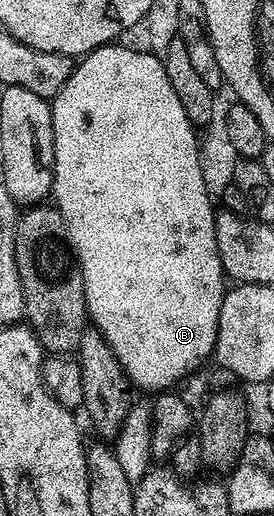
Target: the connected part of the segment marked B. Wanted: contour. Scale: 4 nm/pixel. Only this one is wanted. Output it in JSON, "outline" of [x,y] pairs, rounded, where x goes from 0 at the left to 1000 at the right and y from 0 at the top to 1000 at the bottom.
{"outline":[[[445,83],[372,87],[365,93],[310,105],[310,109],[274,124],[270,143],[234,161],[234,169],[223,176],[190,190],[190,209],[182,215],[190,223],[190,246],[197,248],[197,364],[190,368],[190,390],[204,403],[226,413],[226,422],[241,434],[241,457],[255,463],[255,479],[270,484],[285,519],[299,523],[299,547],[307,548],[307,572],[314,574],[314,603],[339,636],[361,638],[372,645],[372,655],[409,672],[423,696],[442,703],[445,715],[460,721],[464,734],[493,756],[562,754],[558,758],[620,758],[653,742],[672,740],[693,725],[704,725],[712,717],[726,713],[719,707],[730,705],[748,692],[763,694],[770,686],[777,686],[781,667],[788,665],[803,595],[810,593],[810,572],[818,566],[818,550],[810,552],[810,545],[818,547],[818,531],[810,527],[810,512],[803,510],[803,494],[788,486],[788,448],[781,446],[788,397],[781,399],[777,393],[766,391],[766,388],[774,388],[774,376],[752,366],[745,339],[734,337],[734,300],[726,297],[730,266],[708,260],[719,258],[712,244],[697,242],[686,223],[672,223],[672,207],[657,207],[657,192],[642,192],[642,176],[628,176],[628,161],[613,161],[613,145],[591,128],[588,109],[544,99],[522,99],[522,103],[515,103],[504,95],[456,95],[453,89],[431,85]]]}

